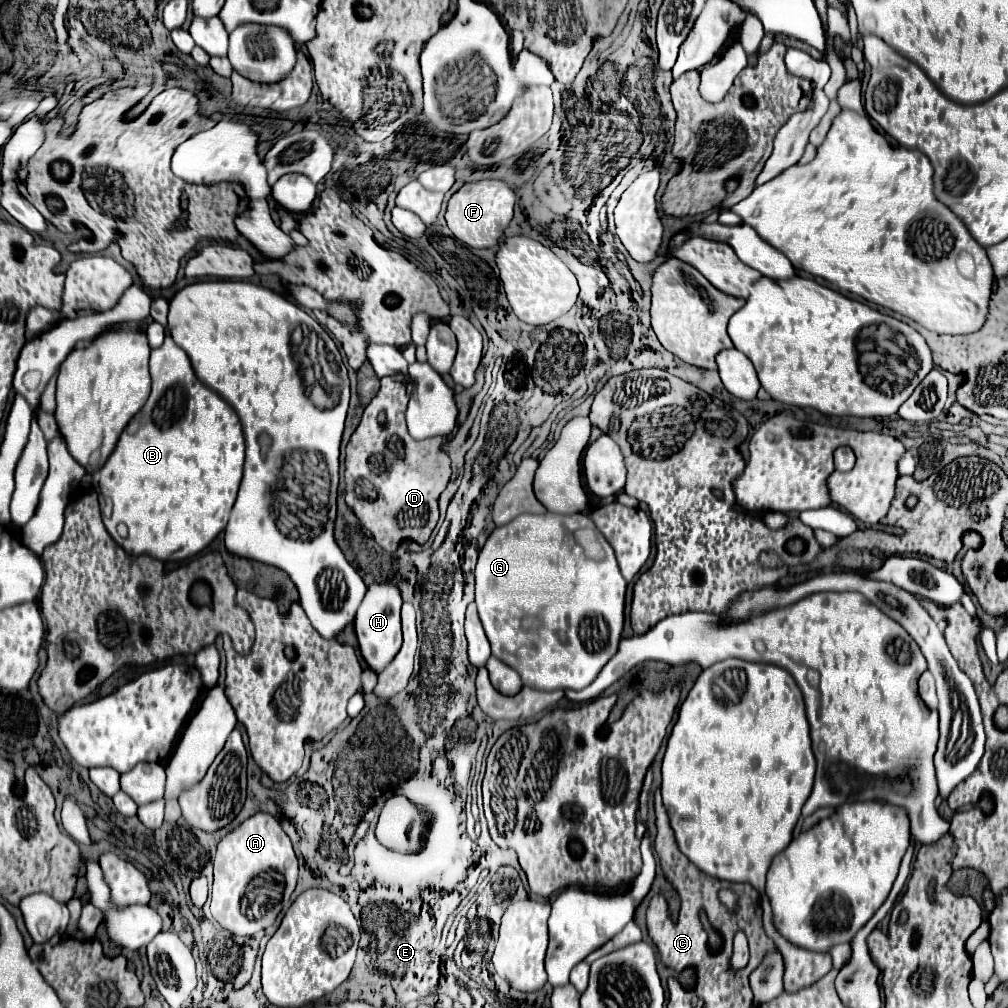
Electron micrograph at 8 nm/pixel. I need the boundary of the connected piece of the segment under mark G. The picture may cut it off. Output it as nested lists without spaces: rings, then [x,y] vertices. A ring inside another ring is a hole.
[[[545,512],[545,514],[521,514],[521,516],[517,516],[509,524],[499,526],[499,528],[495,528],[491,532],[491,536],[485,542],[485,546],[481,548],[479,562],[477,562],[477,568],[475,568],[475,602],[477,602],[477,608],[479,608],[479,618],[483,622],[485,634],[489,638],[489,642],[491,642],[493,656],[499,658],[501,662],[505,662],[507,666],[511,666],[513,670],[517,670],[525,686],[537,688],[537,690],[559,690],[559,688],[561,690],[565,690],[565,688],[581,690],[581,688],[589,686],[595,680],[595,676],[601,672],[601,668],[617,652],[617,646],[619,646],[621,626],[623,626],[623,620],[621,620],[621,596],[625,596],[625,588],[627,588],[627,582],[625,582],[625,578],[619,572],[613,548],[609,546],[609,542],[603,538],[603,534],[597,530],[593,520],[585,512],[583,514],[573,514],[573,516],[551,514],[551,512]],[[573,534],[597,534],[597,546],[601,550],[599,556],[597,558],[589,558],[585,554],[585,548],[575,540]]]

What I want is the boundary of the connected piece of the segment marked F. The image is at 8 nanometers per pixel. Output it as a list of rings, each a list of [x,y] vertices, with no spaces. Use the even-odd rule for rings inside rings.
[[[479,180],[463,184],[451,198],[445,212],[447,226],[463,244],[471,248],[493,248],[497,246],[503,230],[513,218],[515,194],[503,180]]]

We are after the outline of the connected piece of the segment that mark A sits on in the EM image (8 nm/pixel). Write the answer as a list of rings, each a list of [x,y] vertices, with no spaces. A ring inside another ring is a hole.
[[[255,814],[249,820],[245,820],[241,826],[237,826],[233,832],[229,832],[219,844],[215,854],[215,880],[211,888],[211,914],[213,918],[231,934],[245,936],[245,920],[249,920],[241,912],[241,898],[245,894],[245,886],[261,872],[275,870],[283,874],[287,882],[287,896],[294,892],[299,865],[291,840],[281,828],[279,820],[271,814]]]

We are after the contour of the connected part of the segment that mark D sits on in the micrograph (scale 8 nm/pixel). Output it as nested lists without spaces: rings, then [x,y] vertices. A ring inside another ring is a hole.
[[[401,374],[381,378],[375,398],[367,404],[347,444],[345,458],[345,502],[387,552],[395,552],[401,540],[415,540],[417,544],[429,540],[439,520],[439,494],[451,476],[451,460],[441,450],[443,438],[413,440],[409,436],[405,424],[407,402],[409,394]],[[379,412],[387,414],[385,426],[377,422]]]

